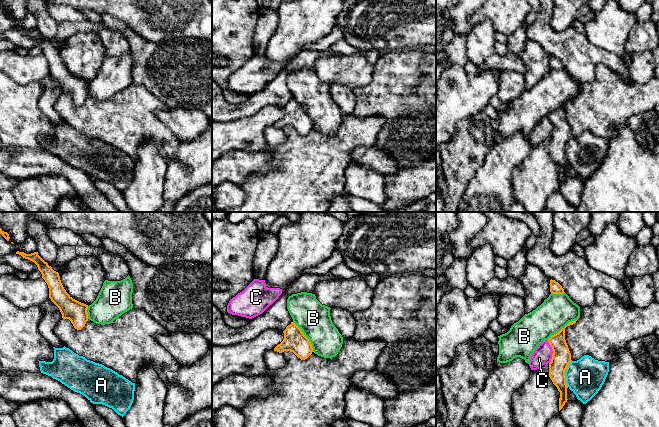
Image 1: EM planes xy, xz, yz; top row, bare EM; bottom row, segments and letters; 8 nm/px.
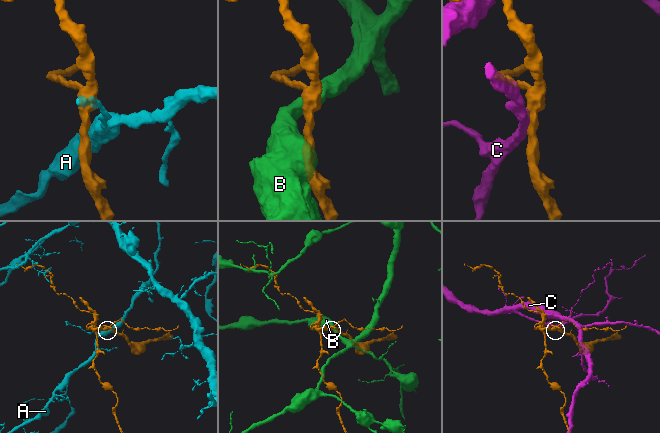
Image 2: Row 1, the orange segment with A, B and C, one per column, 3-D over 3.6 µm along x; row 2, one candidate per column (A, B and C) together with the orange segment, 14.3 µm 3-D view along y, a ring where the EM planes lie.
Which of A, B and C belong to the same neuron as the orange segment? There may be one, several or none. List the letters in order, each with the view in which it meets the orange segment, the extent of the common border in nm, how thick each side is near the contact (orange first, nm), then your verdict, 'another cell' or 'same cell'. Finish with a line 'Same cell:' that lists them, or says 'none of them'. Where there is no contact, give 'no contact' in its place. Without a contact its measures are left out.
A: meets orange in yz; contact 220 nm long; 160 nm thick on the orange side, 300 nm on the other; another cell
B: meets orange in yz; contact 320 nm long; 160 nm thick on the orange side, 260 nm on the other; another cell
C: meets orange in yz; contact 190 nm long; 160 nm thick on the orange side, 150 nm on the other; another cell
Same cell: none of them

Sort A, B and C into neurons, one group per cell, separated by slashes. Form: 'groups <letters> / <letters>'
groups A / B / C

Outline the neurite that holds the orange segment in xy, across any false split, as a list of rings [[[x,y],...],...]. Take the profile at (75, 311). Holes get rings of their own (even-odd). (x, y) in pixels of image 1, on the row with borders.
[[[17,251],[16,254],[34,262],[48,285],[49,298],[59,308],[62,318],[69,319],[74,328],[81,330],[88,321],[88,305],[73,299],[64,289],[59,273],[54,271],[39,255],[38,252],[26,254]]]

